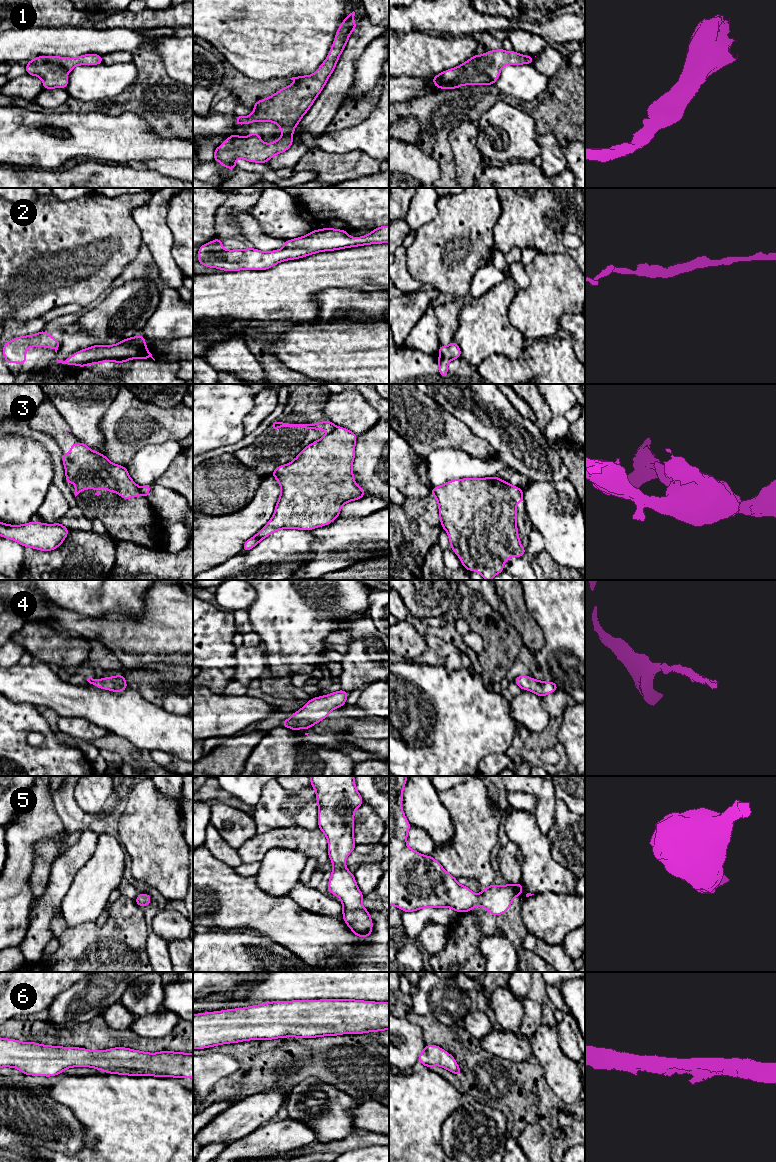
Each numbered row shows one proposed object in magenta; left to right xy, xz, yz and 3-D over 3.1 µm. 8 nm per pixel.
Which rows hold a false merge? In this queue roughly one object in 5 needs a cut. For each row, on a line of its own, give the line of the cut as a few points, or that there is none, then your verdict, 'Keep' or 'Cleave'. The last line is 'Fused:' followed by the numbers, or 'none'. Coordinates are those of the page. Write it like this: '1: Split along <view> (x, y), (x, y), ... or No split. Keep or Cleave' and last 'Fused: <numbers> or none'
1: No split. Keep
2: No split. Keep
3: Split along xy (139, 487), (141, 493). Cleave
4: No split. Keep
5: No split. Keep
6: No split. Keep
Fused: 3

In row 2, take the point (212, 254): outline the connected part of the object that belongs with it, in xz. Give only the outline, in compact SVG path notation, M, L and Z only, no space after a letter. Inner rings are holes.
M389 226L375 228L362 237L350 237L340 229L324 228L314 230L300 238L286 240L280 250L262 252L258 249L225 250L217 238L199 247L200 265L224 271L266 270L279 262L302 258L322 251L332 251L368 244L389 242Z

